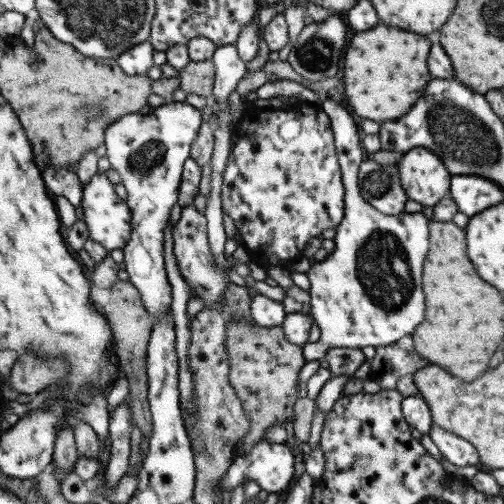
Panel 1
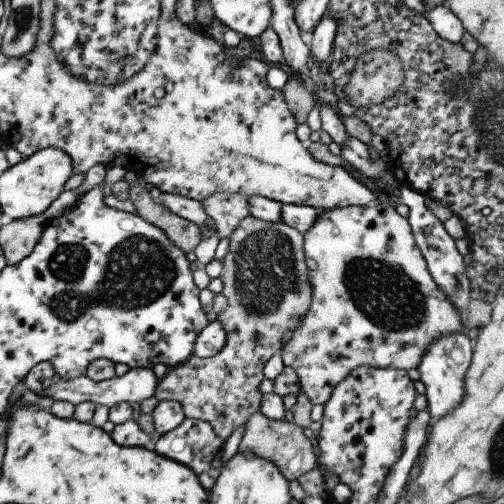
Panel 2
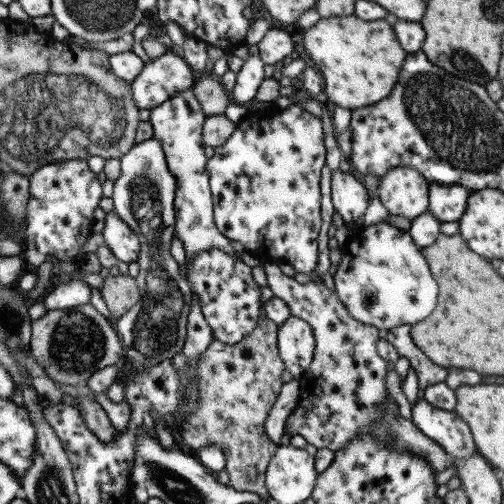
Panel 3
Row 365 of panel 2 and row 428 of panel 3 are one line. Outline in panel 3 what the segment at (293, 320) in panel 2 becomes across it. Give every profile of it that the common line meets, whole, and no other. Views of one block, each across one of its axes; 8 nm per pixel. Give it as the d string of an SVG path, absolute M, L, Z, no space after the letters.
M265 318L259 328L239 344L227 344L223 340L211 344L199 360L201 408L197 412L185 412L181 432L185 444L193 450L201 450L213 442L225 446L231 488L239 492L255 492L265 502L271 500L267 472L281 446L267 432L267 420L271 418L271 408L279 402L279 392L285 384L283 372L287 370L287 362L279 350L279 328L277 322Z

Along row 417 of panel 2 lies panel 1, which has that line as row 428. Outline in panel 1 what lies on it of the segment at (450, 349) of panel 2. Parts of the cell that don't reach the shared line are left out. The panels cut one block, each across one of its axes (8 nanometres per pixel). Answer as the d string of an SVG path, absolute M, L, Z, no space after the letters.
M431 426L427 432L431 436L431 442L439 448L441 456L445 456L455 466L477 466L479 468L479 454L471 442L465 438L443 430L441 426Z

